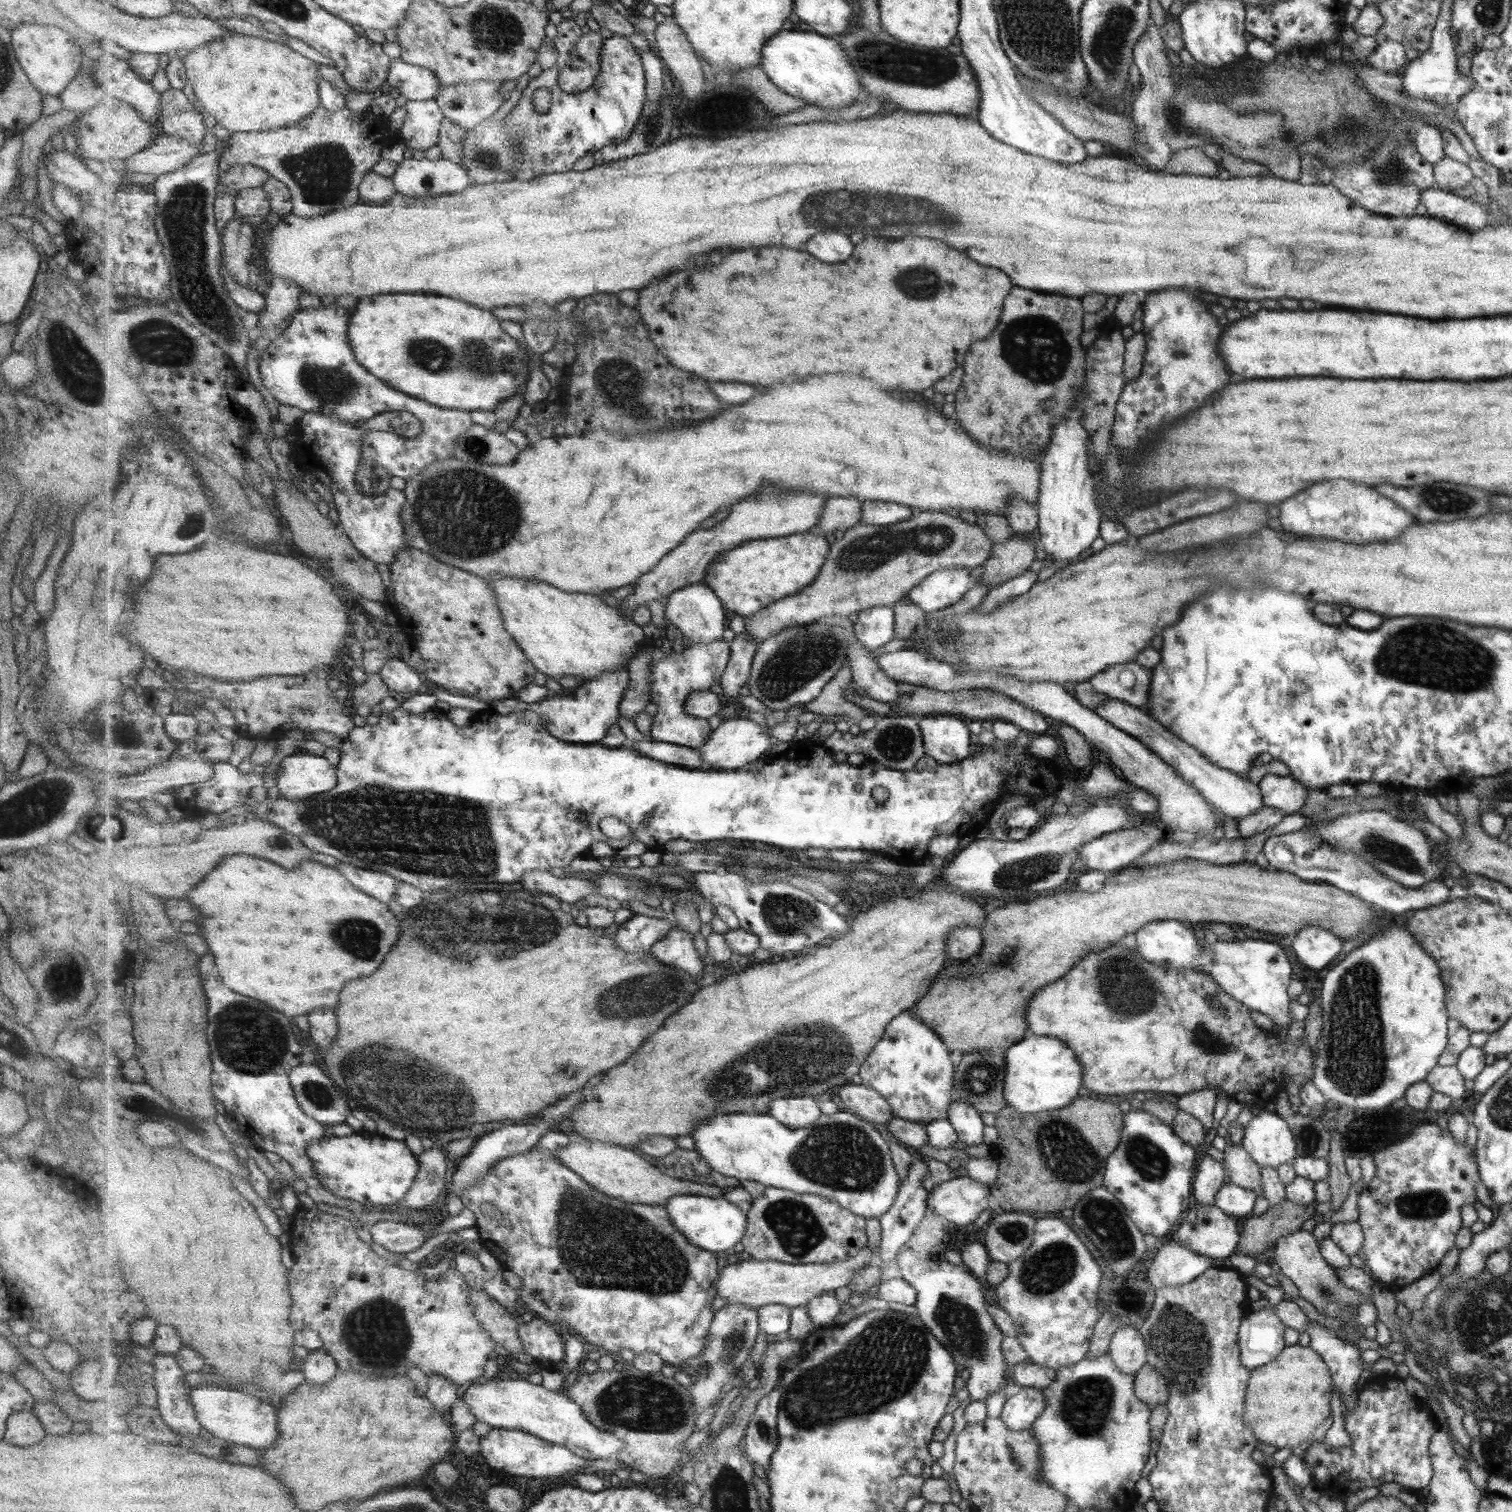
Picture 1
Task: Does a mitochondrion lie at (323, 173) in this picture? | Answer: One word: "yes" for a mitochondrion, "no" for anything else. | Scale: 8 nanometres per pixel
yes

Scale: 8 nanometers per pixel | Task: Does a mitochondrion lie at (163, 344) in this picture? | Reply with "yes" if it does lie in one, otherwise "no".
yes

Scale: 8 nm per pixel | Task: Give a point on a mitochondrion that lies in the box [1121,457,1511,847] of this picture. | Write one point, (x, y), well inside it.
(1417, 654)

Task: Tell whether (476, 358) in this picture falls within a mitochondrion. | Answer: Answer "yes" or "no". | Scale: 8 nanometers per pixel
yes

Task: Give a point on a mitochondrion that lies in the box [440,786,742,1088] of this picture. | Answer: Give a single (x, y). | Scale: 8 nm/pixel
(631, 998)

